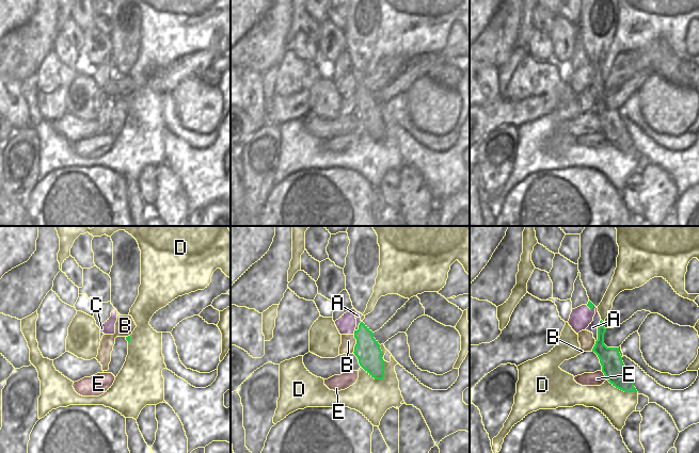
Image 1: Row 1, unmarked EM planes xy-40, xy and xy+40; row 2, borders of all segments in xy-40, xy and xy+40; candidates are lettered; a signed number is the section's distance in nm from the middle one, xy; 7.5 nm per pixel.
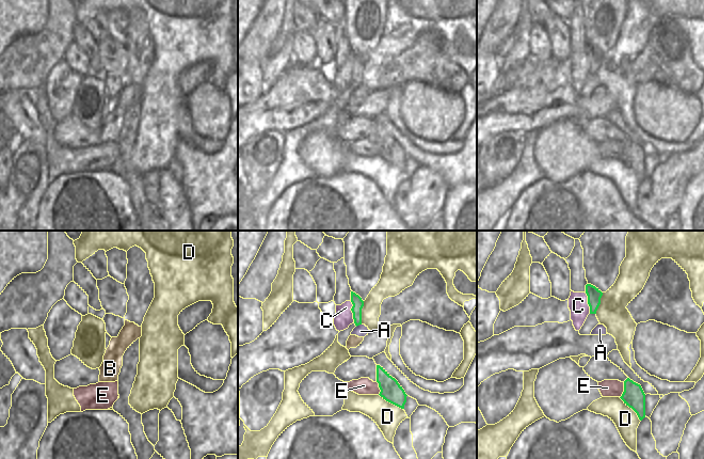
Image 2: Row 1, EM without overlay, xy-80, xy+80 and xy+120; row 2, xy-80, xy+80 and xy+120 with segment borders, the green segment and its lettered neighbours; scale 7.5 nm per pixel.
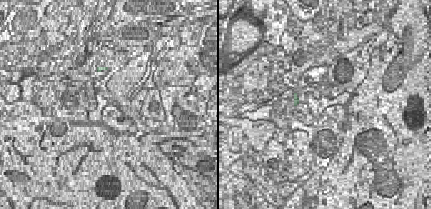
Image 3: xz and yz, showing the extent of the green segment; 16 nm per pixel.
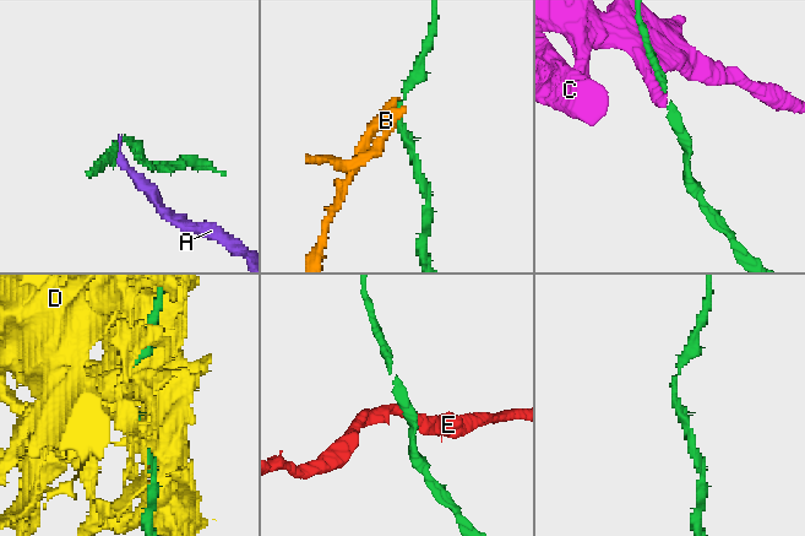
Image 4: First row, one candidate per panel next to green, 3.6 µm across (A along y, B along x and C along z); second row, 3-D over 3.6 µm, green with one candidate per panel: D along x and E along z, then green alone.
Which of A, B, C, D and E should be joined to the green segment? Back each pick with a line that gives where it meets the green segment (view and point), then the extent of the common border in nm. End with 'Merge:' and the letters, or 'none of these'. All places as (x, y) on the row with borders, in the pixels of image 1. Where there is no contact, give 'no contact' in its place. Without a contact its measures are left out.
Merge: none of these

